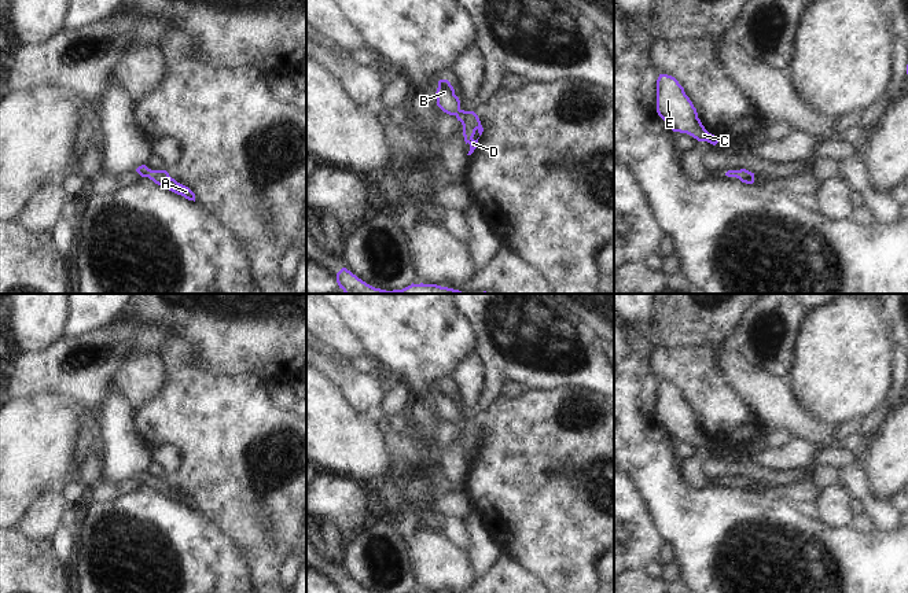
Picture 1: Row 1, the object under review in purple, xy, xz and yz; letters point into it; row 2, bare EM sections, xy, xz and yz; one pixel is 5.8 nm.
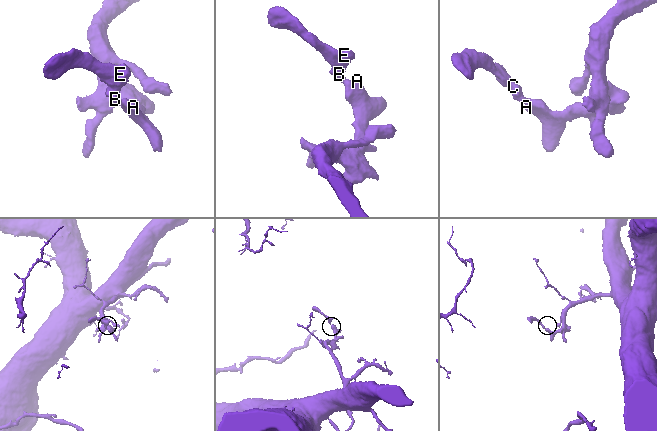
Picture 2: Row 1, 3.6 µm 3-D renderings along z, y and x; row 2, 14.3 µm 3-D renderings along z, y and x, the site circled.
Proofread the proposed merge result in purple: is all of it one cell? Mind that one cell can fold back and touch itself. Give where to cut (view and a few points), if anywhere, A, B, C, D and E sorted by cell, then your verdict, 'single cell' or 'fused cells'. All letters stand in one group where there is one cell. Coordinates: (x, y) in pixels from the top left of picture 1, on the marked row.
cut none; groups A B C D E; single cell

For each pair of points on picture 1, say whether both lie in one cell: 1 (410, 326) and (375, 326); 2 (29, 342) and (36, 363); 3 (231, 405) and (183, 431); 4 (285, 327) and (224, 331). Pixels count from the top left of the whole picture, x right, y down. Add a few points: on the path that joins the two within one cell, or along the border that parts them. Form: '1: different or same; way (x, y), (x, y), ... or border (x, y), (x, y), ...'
1: same; way (401, 326), (383, 326)
2: different; border (61, 339), (39, 352), (24, 353)
3: same; way (219, 417), (195, 419)
4: same; way (269, 327), (239, 327)

